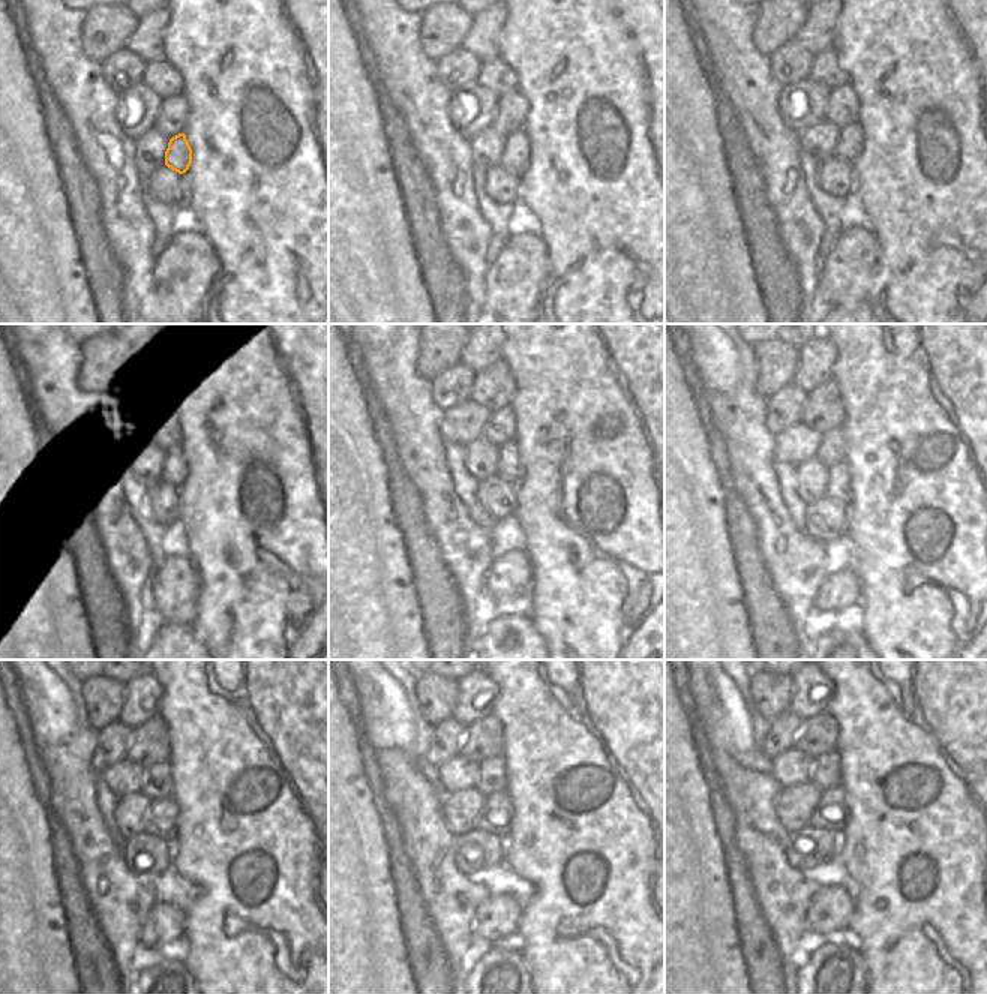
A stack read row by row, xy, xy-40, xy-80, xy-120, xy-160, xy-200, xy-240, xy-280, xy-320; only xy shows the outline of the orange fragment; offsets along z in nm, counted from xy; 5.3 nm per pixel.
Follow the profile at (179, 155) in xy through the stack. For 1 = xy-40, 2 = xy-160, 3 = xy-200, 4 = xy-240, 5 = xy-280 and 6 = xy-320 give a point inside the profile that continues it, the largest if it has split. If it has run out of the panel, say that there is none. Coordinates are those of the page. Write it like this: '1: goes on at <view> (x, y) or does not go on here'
1: goes on at xy-40 (515, 158)
2: goes on at xy-160 (509, 468)
3: goes on at xy-200 (837, 489)
4: goes on at xy-240 (162, 814)
5: goes on at xy-280 (497, 813)
6: goes on at xy-320 (831, 813)

